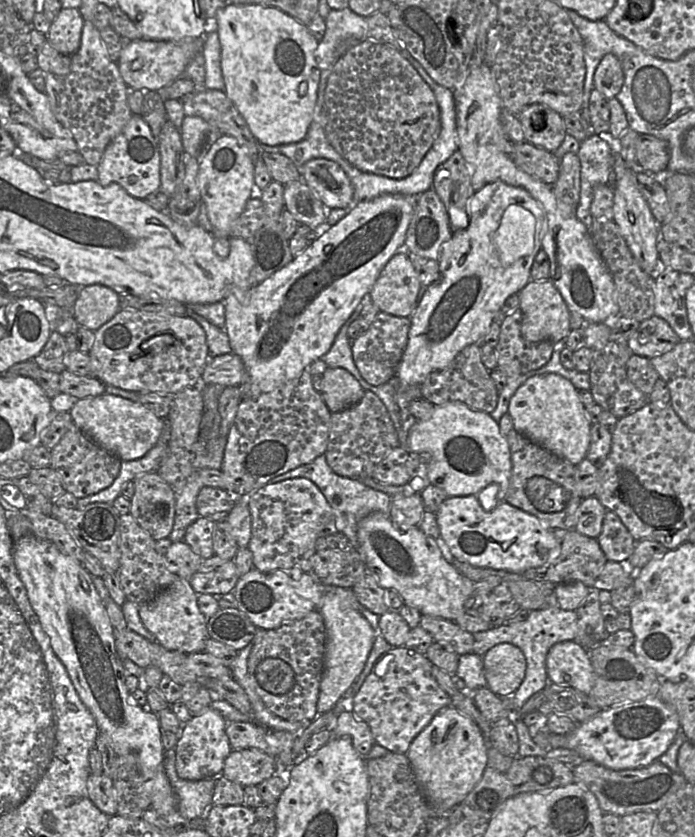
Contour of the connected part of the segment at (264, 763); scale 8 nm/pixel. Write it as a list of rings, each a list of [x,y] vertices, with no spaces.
[[[257,749],[232,750],[224,762],[222,775],[241,786],[259,785],[279,771],[276,758]]]

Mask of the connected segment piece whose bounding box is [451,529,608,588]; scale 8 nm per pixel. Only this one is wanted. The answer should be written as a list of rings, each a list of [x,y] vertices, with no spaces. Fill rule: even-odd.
[[[575,529],[569,532],[561,541],[561,552],[553,561],[548,561],[542,566],[528,569],[524,572],[509,572],[507,570],[496,570],[488,567],[476,567],[467,561],[454,560],[451,564],[464,577],[473,582],[482,581],[488,576],[499,576],[503,581],[511,580],[534,580],[534,581],[550,581],[553,583],[582,582],[588,588],[592,588],[597,577],[603,570],[604,565],[608,561],[605,553],[601,549],[597,539],[583,535]]]

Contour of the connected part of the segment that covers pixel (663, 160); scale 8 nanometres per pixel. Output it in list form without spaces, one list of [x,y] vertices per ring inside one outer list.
[[[652,135],[640,137],[635,162],[625,162],[637,172],[660,172],[667,168],[670,158],[669,145],[665,140]]]

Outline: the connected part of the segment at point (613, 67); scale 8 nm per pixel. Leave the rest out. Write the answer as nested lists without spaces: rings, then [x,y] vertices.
[[[606,54],[595,70],[593,77],[594,89],[609,100],[620,92],[623,82],[624,74],[621,62],[615,55]]]

